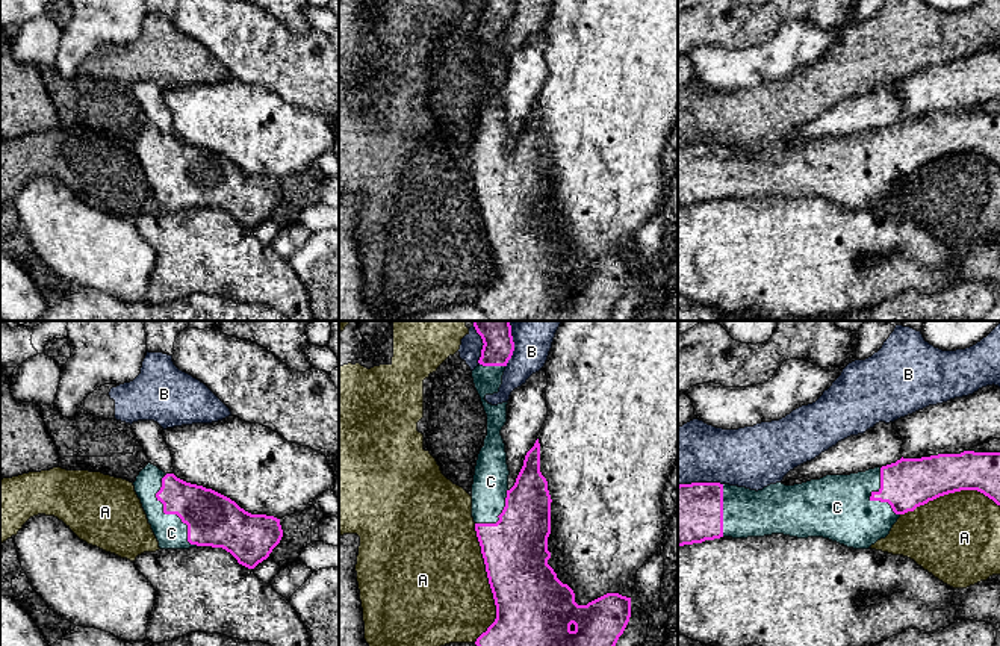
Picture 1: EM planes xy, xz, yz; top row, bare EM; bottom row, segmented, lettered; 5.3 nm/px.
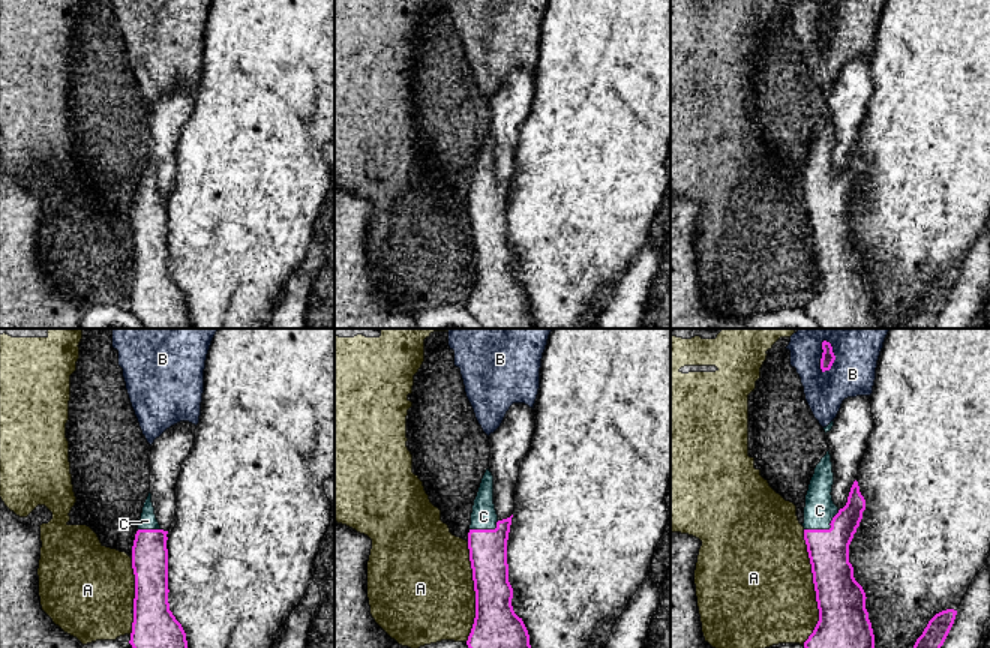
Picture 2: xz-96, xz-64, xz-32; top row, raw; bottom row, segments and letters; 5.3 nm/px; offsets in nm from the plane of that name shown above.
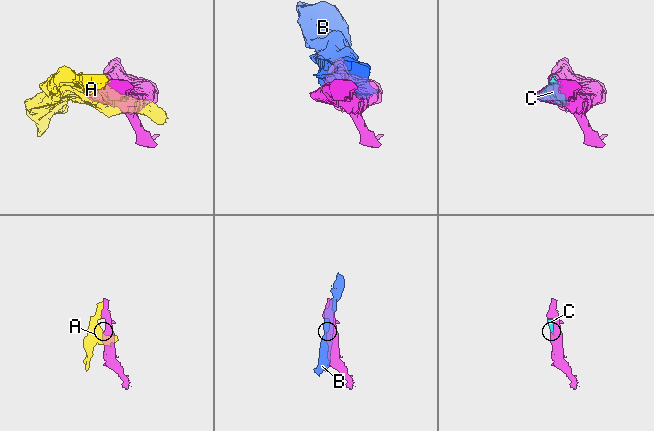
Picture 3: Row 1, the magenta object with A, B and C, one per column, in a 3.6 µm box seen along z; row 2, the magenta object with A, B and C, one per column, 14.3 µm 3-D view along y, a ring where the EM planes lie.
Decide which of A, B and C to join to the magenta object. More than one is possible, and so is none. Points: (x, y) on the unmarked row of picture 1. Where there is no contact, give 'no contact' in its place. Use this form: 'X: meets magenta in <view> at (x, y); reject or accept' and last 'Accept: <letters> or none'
A: meets magenta in xz at (489, 244); reject
B: meets magenta in xz at (512, 14); reject
C: meets magenta in xy at (168, 174); accept
Accept: C

